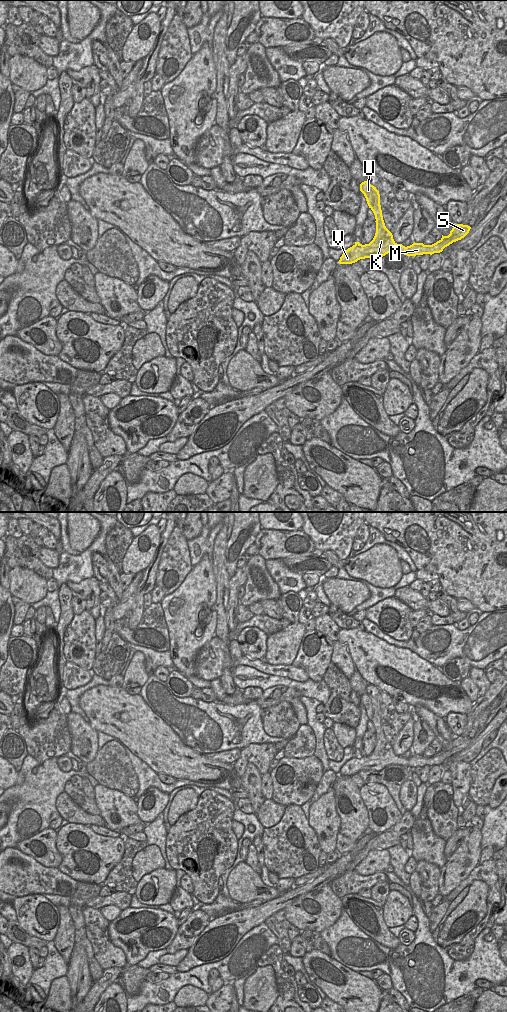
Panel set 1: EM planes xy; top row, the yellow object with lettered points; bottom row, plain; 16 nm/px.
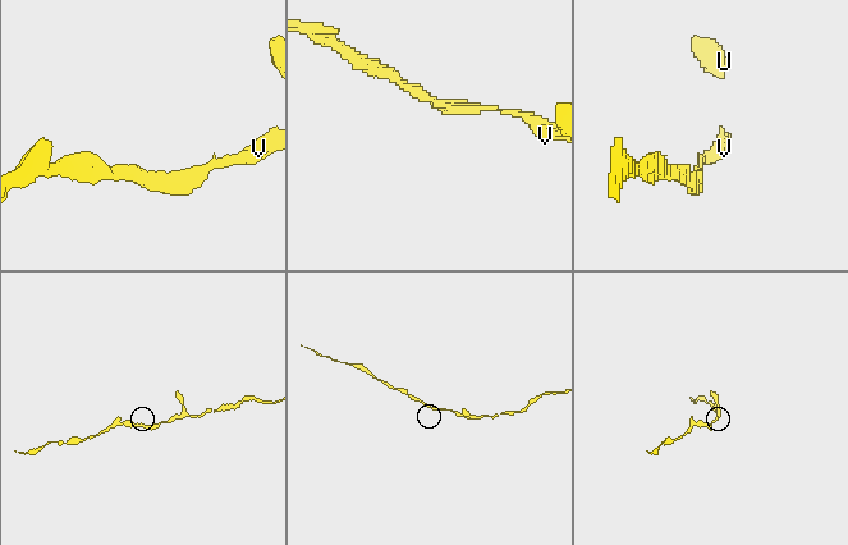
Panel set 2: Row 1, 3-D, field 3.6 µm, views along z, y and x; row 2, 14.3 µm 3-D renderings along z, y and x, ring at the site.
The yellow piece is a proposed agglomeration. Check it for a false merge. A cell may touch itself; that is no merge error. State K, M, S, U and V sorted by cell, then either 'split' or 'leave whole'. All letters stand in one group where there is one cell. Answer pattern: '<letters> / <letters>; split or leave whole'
K M S U V; leave whole

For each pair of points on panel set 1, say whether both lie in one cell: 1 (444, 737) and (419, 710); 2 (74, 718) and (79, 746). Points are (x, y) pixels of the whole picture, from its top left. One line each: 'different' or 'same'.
1: same
2: same

